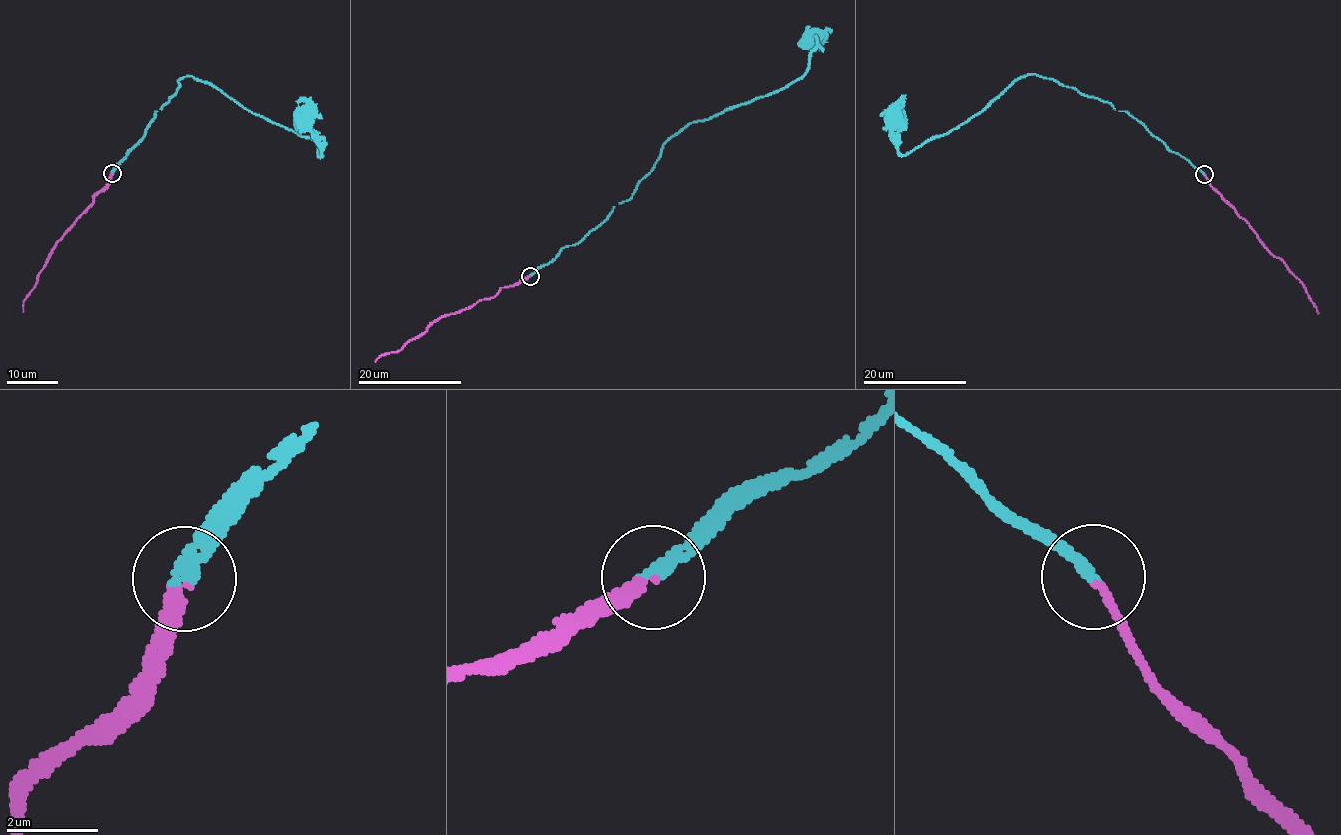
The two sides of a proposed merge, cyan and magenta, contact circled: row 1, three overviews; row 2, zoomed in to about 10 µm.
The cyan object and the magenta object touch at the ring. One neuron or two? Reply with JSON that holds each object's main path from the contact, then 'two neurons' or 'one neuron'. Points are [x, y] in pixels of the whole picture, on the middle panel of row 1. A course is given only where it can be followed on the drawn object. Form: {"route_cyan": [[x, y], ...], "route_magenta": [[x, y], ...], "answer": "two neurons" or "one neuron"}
{"route_cyan": [[530, 275], [629, 198], [662, 146], [692, 122], [787, 87], [802, 76], [818, 44], [811, 40]], "route_magenta": [[530, 275], [502, 287], [493, 297], [479, 299], [468, 309], [442, 315], [399, 350], [385, 353], [375, 361]], "answer": "one neuron"}

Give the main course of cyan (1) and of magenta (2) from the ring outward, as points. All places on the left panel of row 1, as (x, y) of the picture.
1: (112, 173), (184, 76), (210, 82), (253, 113), (312, 137), (320, 156), (318, 138), (305, 123)
2: (112, 174), (106, 187), (94, 195), (91, 204), (57, 243), (24, 302), (23, 312)

